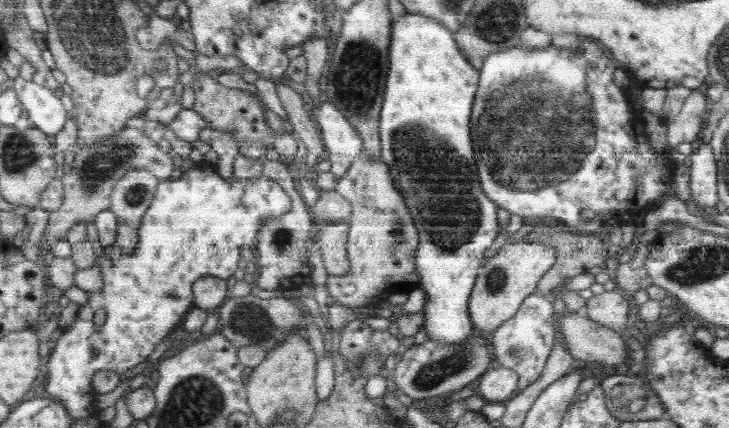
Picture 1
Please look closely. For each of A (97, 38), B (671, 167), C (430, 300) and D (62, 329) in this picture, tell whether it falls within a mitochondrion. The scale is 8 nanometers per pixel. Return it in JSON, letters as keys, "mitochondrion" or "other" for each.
{"A":"mitochondrion","B":"other","C":"other","D":"other"}

